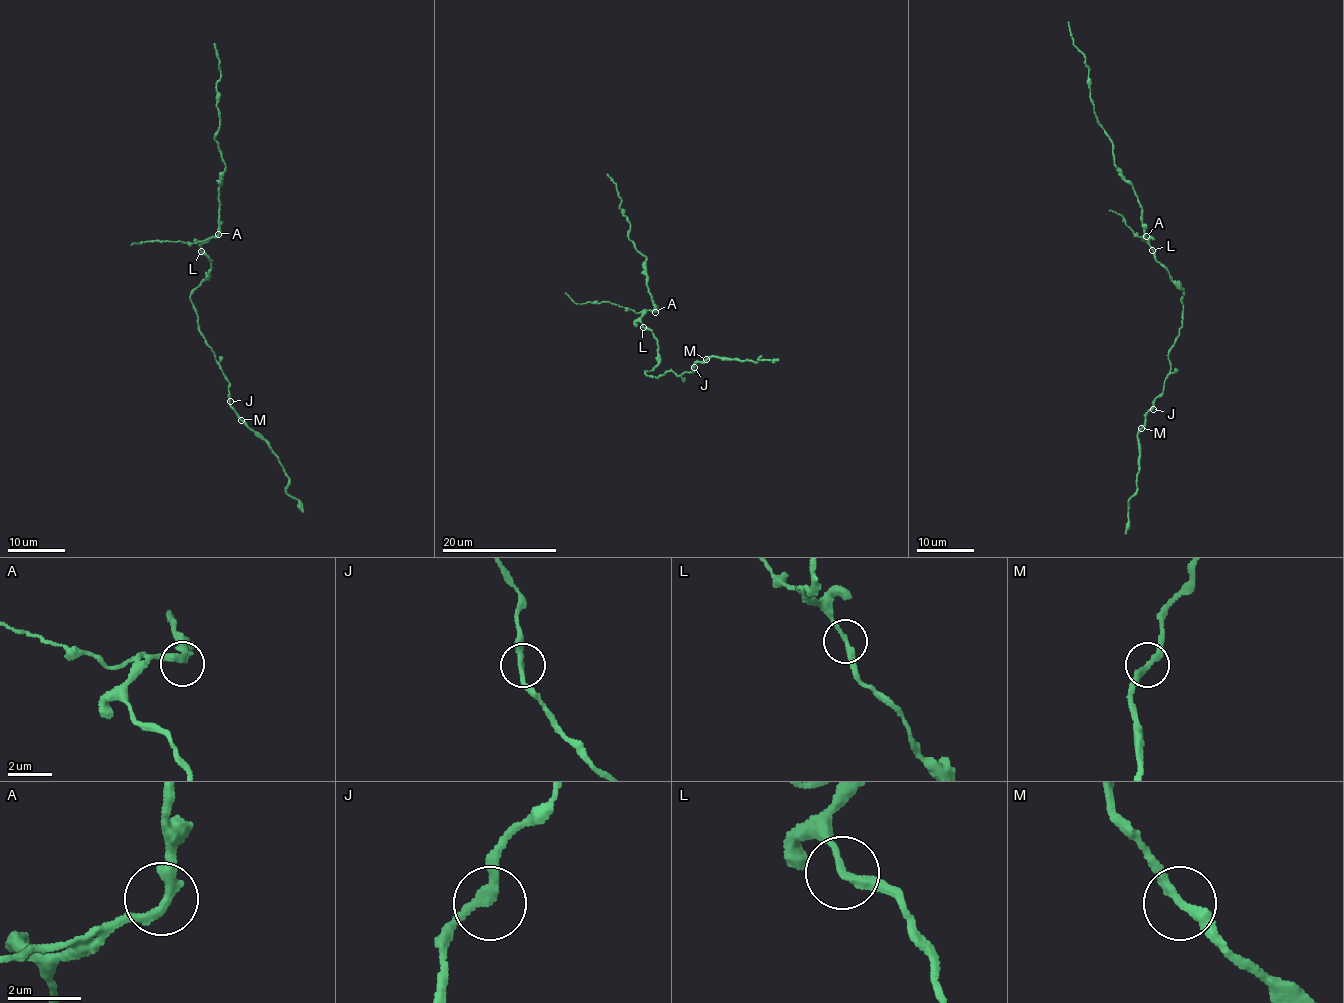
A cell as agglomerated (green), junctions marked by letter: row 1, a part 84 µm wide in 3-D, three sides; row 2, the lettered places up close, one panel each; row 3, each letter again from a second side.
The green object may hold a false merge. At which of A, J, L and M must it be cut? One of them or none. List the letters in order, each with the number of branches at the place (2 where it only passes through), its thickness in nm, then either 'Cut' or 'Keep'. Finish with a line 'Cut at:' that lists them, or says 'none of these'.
A: Branches: 2. Thickness 280 nm. Keep
J: Branches: 2. Thickness 260 nm. Keep
L: Branches: 2. Thickness 240 nm. Keep
M: Branches: 2. Thickness 280 nm. Keep
Cut at: none of these

